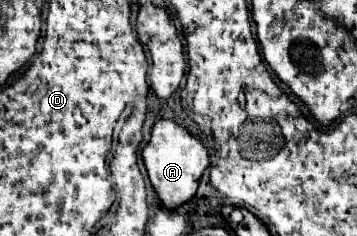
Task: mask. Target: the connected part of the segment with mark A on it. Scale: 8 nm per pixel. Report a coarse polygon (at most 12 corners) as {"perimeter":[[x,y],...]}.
{"perimeter":[[174,121],[154,123],[142,157],[166,209],[194,197],[210,163]]}

